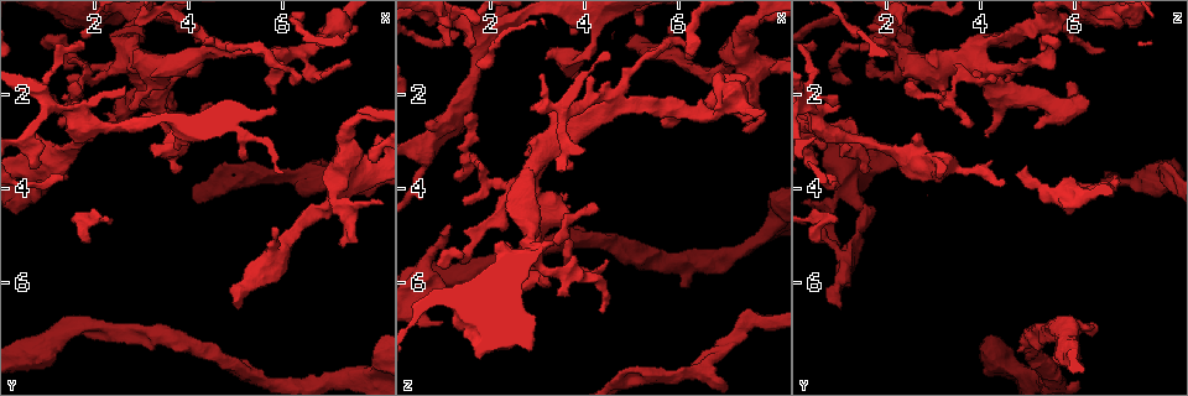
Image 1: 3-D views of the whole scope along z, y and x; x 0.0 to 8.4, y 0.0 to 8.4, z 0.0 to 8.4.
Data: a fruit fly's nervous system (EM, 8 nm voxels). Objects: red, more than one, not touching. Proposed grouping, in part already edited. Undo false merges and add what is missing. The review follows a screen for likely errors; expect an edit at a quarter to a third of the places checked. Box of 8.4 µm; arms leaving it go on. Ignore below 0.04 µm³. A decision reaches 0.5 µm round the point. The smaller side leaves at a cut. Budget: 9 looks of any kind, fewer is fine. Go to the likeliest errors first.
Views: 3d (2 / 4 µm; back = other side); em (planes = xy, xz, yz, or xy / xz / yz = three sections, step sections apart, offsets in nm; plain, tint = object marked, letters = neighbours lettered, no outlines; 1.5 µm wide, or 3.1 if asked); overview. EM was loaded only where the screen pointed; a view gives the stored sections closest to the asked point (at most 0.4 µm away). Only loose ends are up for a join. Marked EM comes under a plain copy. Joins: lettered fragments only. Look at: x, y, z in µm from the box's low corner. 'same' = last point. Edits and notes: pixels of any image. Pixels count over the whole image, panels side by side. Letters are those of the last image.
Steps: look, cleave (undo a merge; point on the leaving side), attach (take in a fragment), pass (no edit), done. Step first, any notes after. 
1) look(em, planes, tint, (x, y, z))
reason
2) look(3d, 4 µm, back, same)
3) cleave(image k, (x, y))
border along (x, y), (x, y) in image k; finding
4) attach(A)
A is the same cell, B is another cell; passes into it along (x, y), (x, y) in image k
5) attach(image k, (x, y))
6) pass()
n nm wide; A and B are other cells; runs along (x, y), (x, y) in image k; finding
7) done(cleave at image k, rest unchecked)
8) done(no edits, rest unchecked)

look(3d, 2 µm, (4.50, 1.10, 2.35))
calibre changes

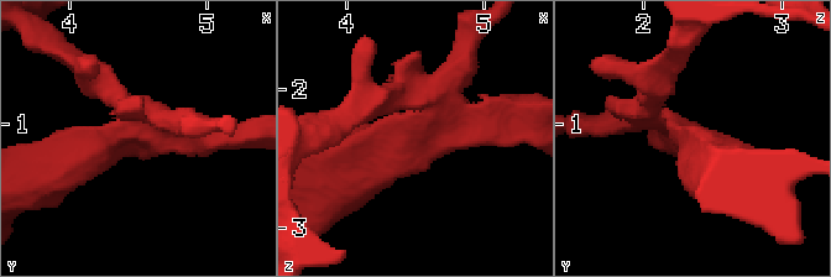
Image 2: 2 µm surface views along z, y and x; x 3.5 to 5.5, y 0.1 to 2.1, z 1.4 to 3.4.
look(em, planes, letters, (4.48, 1.04, 2.28))
now the EM

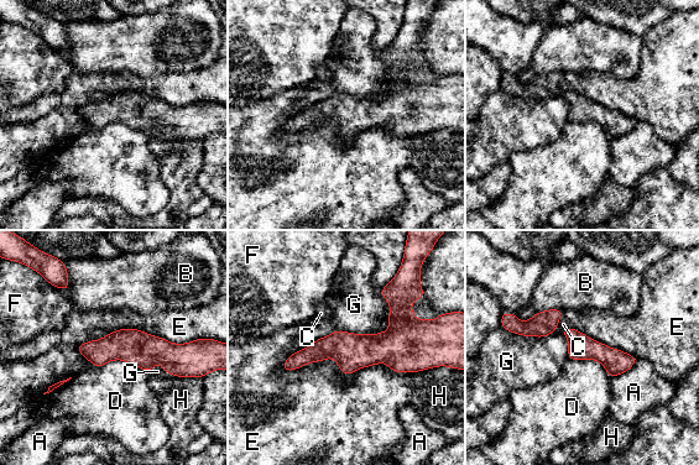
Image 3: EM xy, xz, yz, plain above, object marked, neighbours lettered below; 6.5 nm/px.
pass()
160 nm wide; A, B, C, D, E, F, G and H are other cells; runs along (433, 343), (323, 348), (287, 367) in image 3; one cell here

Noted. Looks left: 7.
look(em, xz, step 8, letters, (6.30, 1.70, 1.25))

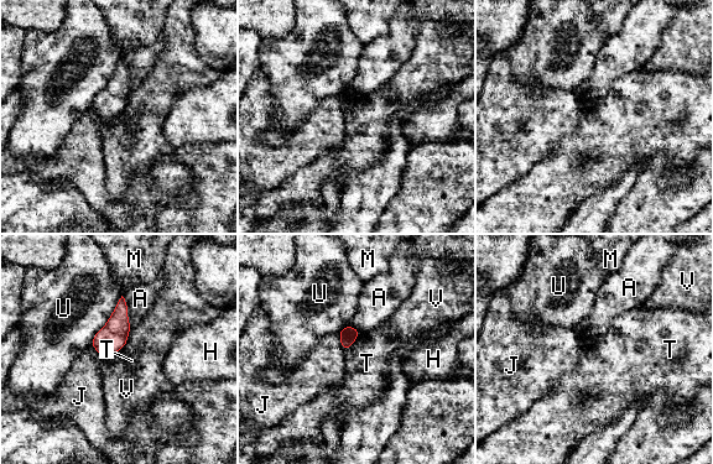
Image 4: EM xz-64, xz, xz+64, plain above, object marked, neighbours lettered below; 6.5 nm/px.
pass()
A, H, J, M, T, U and V are other cells; border along (131, 328), (120, 349), (102, 356) in image 4; no lettered fragment goes on from it

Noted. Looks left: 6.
look(em, xy, step 8, letters, (2.40, 2.15, 6.35))
branch stops here

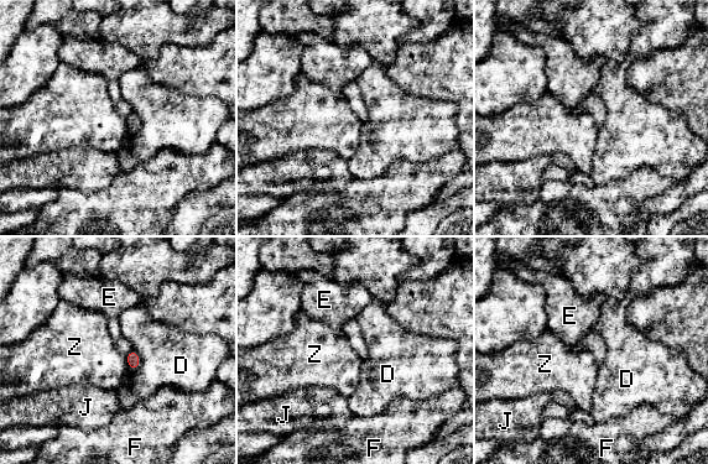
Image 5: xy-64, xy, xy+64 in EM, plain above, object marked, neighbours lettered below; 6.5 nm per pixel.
pass()
D, E, F, J and Z are other cells; no lettered fragment goes on from it

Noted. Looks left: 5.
look(em, planes, tint, (1.45, 1.70, 4.25))

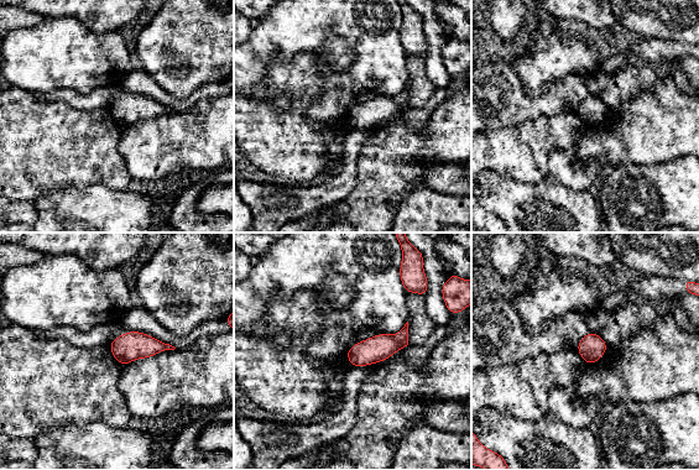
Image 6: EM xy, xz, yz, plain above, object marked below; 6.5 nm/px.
look(em, planes, letters, same)

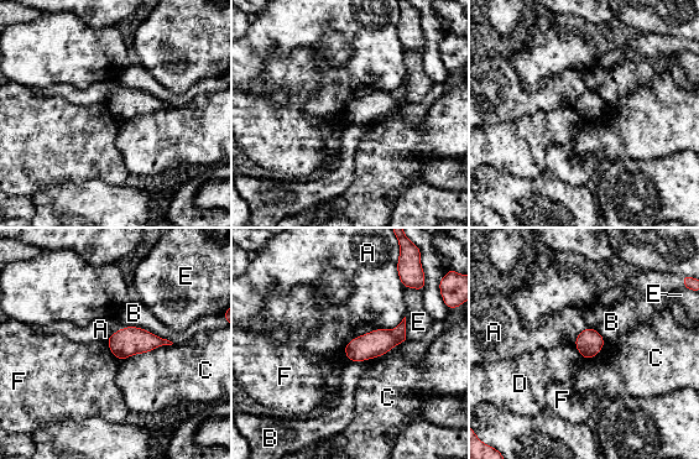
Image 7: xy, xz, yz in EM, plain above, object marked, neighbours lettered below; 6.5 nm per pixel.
pass()
A touches over 460 nm; A, B, C, D, E and F are other cells; border along (107, 342), (110, 351), (119, 360) in image 7; no lettered fragment goes on from it

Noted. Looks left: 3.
done(no edits, rest unchecked)

